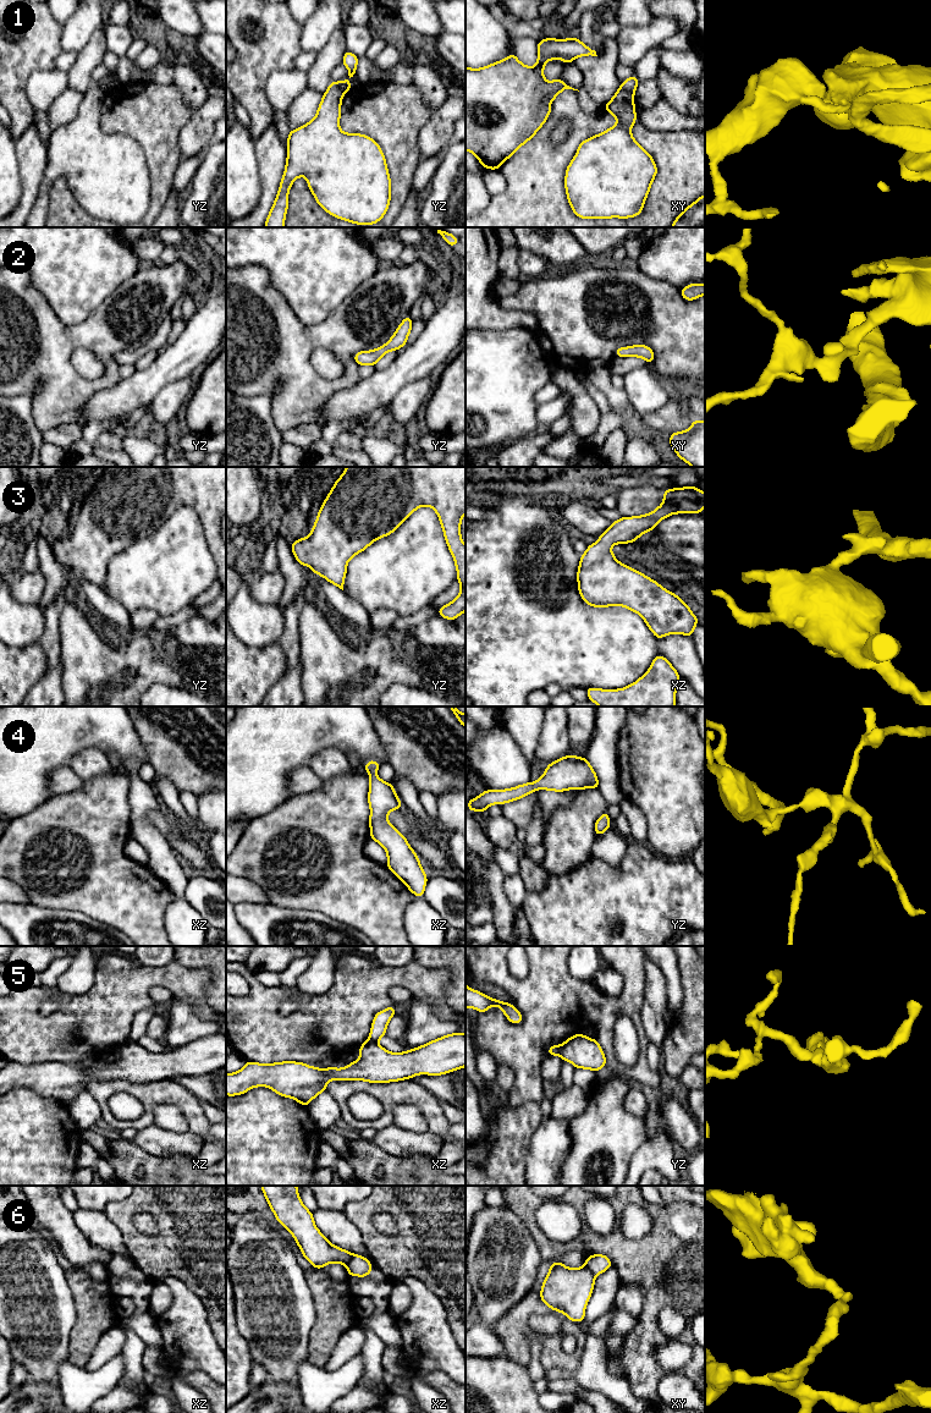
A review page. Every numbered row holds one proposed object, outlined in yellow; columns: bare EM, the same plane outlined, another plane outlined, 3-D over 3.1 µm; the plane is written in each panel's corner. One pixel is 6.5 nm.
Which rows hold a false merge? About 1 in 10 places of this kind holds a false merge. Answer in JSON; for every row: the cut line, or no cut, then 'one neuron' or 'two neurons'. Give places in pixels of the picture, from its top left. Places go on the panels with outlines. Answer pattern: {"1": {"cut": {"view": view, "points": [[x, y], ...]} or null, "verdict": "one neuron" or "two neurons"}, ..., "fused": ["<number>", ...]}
{"1": {"cut": {"view": "xy", "points": [[621, 86], [633, 93]]}, "verdict": "two neurons"}, "2": {"cut": null, "verdict": "one neuron"}, "3": {"cut": null, "verdict": "one neuron"}, "4": {"cut": null, "verdict": "one neuron"}, "5": {"cut": {"view": "yz", "points": [[562, 1044], [557, 1054]]}, "verdict": "two neurons"}, "6": {"cut": {"view": "xz", "points": [[353, 1254], [346, 1266]]}, "verdict": "two neurons"}, "fused": ["1", "5", "6"]}

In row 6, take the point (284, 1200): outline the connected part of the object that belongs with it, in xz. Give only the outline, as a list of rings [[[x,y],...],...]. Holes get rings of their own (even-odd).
[[[261,1186],[261,1191],[276,1220],[292,1233],[310,1265],[315,1269],[331,1263],[348,1265],[353,1254],[331,1244],[318,1230],[313,1213],[299,1198],[297,1186]]]

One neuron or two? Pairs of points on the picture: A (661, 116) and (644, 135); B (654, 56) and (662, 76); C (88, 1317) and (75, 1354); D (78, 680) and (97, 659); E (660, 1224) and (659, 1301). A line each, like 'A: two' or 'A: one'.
A: two
B: two
C: one
D: one
E: one

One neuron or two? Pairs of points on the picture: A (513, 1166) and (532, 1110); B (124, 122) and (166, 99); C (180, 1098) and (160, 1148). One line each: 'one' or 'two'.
A: one
B: one
C: two

